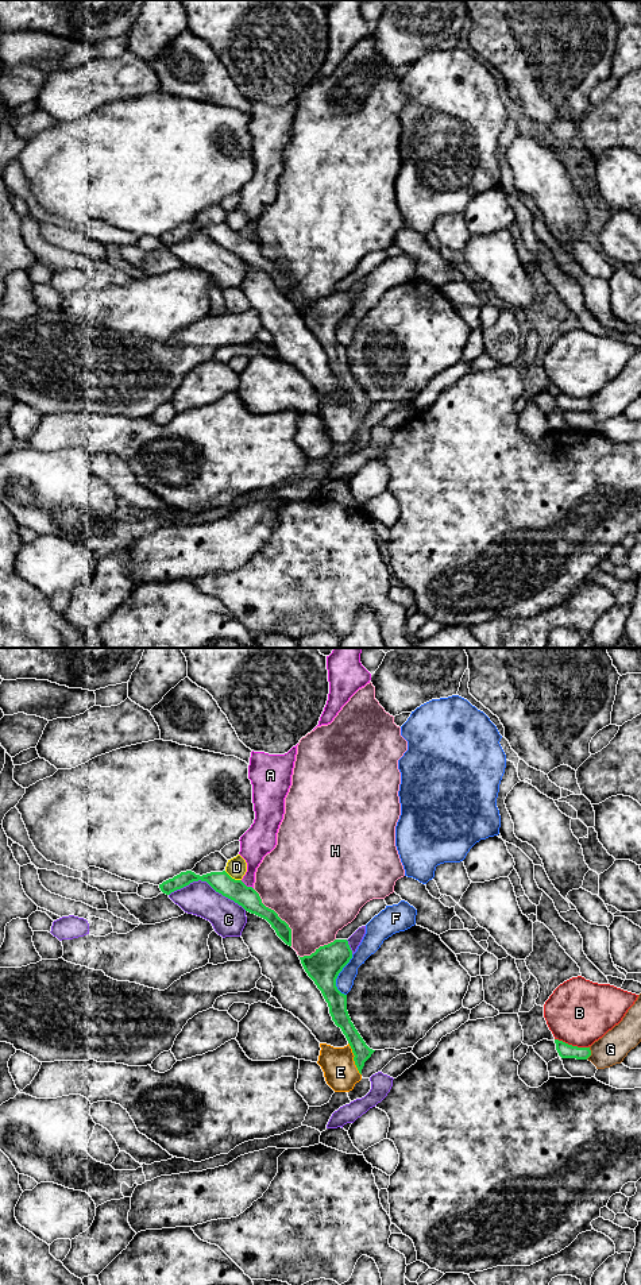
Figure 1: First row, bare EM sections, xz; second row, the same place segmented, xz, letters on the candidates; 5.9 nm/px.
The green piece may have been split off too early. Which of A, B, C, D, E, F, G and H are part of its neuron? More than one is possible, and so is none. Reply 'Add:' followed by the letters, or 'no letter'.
Add: E

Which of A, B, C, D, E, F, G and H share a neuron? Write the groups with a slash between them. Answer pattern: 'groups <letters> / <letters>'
groups A / B / C / D / E / F / G / H

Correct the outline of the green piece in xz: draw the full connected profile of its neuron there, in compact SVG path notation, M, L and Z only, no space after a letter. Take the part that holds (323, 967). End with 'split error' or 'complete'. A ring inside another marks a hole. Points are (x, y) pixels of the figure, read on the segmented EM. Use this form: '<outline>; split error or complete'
M335 939L320 946L310 956L300 957L305 972L328 1003L332 1020L341 1029L348 1041L344 1047L320 1043L321 1050L317 1064L324 1072L327 1084L335 1092L352 1091L355 1084L362 1080L364 1062L375 1051L366 1045L355 1029L347 1011L347 995L336 987L339 973L351 958L352 950L347 939Z; split error

